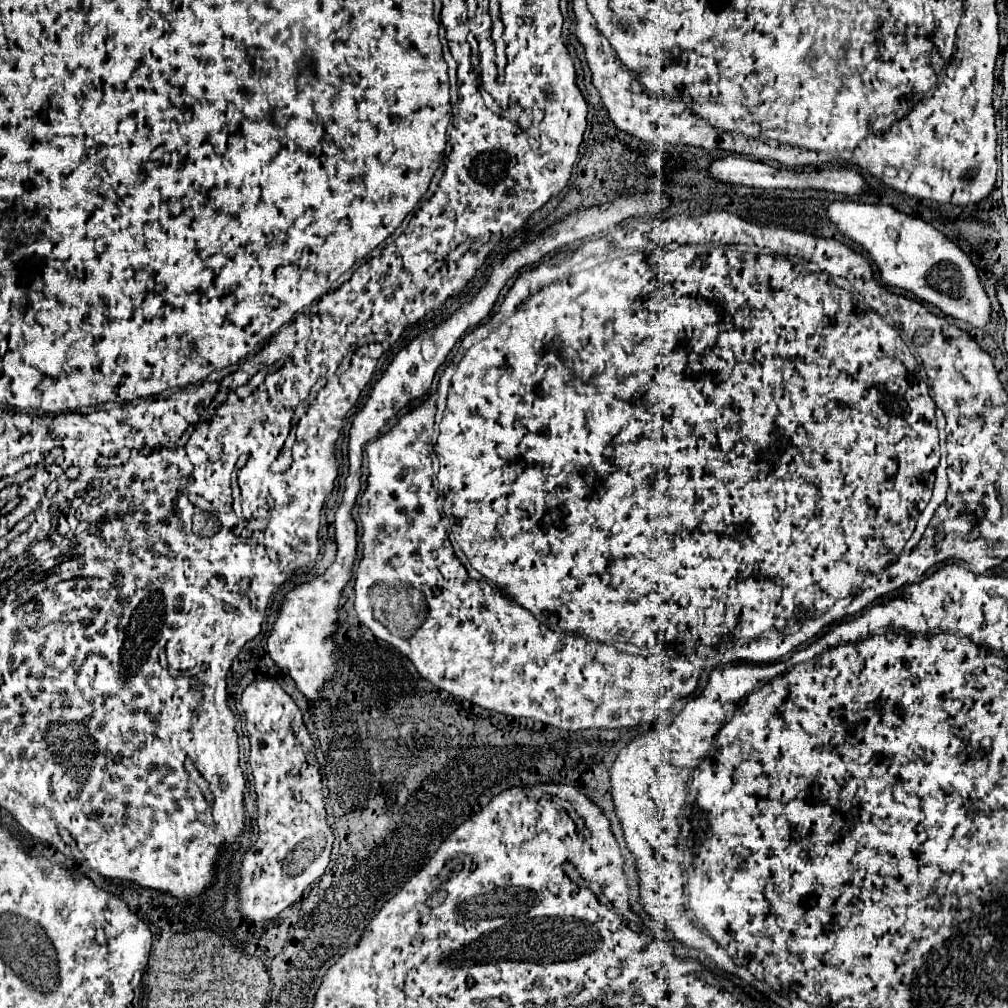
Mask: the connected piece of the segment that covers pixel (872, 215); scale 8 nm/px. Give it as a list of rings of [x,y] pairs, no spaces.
[[[834,201],[826,213],[842,235],[850,237],[870,253],[886,285],[908,289],[930,305],[936,305],[946,315],[964,319],[980,329],[986,327],[990,321],[990,299],[980,283],[978,269],[970,255],[964,253],[956,241],[948,239],[942,231],[920,217],[900,213],[890,205]]]

